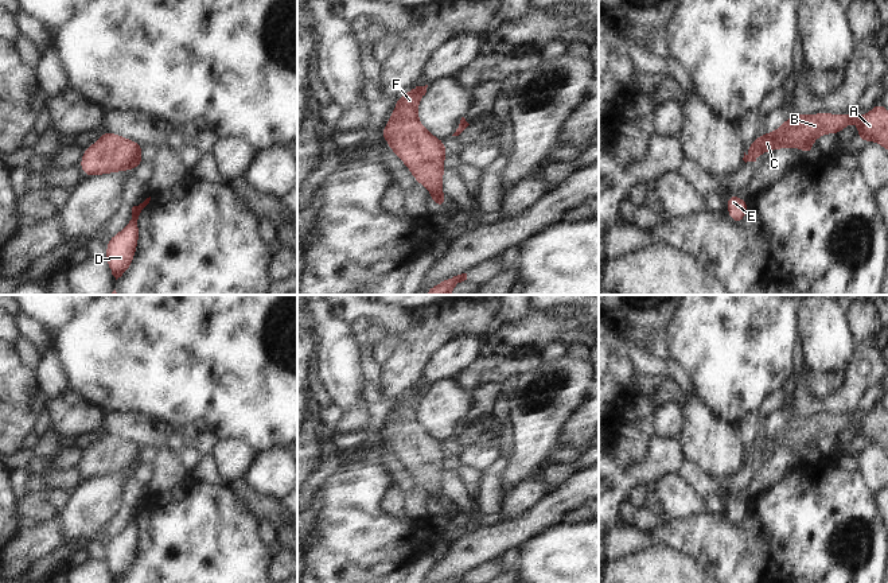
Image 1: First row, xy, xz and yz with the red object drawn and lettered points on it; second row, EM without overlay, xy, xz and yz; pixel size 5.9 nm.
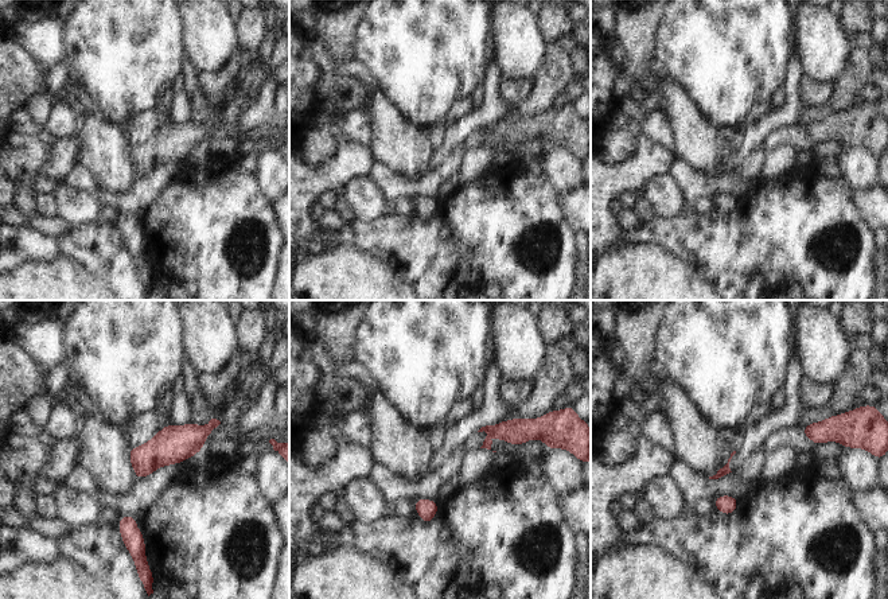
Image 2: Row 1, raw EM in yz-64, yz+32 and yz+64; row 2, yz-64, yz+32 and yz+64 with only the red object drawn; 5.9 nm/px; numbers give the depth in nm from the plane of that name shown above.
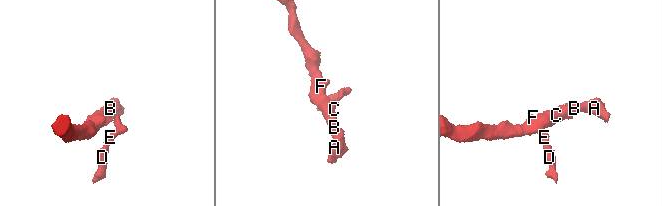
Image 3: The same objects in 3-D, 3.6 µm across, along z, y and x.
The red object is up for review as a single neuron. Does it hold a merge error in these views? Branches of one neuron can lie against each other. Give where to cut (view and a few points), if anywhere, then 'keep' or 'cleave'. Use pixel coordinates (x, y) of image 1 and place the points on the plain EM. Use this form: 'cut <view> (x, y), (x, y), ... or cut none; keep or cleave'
cut xy (141, 447), (140, 462); cleave

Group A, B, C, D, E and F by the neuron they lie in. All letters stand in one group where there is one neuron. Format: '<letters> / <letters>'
A B C F / D E

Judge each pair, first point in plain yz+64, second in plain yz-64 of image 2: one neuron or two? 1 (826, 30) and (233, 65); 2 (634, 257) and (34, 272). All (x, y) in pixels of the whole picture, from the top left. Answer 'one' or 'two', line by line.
1: two
2: one

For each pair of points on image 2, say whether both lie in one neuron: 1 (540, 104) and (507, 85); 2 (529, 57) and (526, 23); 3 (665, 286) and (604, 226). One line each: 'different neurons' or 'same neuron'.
1: different neurons
2: same neuron
3: different neurons

